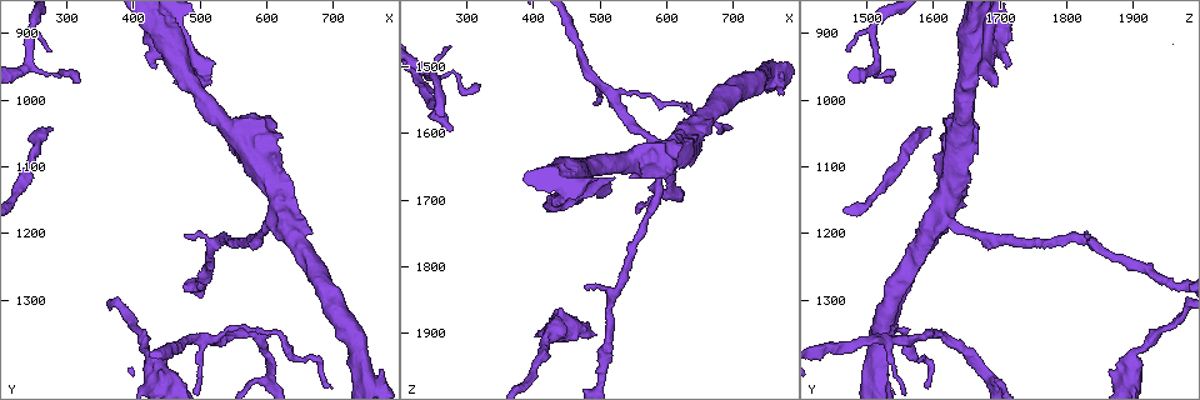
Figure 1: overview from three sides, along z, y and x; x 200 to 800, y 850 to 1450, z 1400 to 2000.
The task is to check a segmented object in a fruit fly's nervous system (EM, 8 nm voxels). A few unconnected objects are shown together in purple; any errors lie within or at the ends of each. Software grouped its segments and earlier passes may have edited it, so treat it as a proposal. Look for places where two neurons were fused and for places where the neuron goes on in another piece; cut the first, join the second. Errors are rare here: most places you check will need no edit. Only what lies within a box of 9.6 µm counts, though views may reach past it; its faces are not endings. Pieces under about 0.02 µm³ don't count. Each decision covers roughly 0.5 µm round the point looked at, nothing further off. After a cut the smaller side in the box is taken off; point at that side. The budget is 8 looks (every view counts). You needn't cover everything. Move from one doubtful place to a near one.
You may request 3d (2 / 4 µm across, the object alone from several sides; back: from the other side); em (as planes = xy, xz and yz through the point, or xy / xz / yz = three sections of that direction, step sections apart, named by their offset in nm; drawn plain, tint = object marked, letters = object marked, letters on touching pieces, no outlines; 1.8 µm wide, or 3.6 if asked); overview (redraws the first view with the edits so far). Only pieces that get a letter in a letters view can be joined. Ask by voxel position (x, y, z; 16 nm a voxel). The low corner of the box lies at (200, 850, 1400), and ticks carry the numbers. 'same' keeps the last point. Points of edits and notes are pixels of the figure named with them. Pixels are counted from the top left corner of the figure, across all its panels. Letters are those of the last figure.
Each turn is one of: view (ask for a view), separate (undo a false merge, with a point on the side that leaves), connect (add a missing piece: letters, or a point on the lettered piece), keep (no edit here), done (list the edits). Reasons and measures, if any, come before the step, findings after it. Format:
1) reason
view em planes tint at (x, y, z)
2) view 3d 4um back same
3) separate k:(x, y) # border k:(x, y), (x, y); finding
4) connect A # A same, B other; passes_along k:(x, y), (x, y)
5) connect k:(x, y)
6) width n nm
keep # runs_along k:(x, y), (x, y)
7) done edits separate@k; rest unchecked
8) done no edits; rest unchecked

a fork
view em 3.6um planes letters at (515, 1360, 1545)

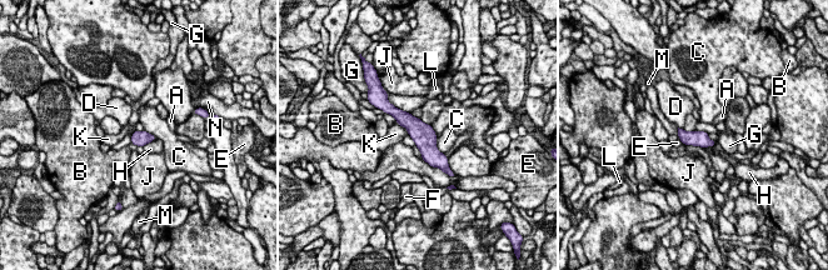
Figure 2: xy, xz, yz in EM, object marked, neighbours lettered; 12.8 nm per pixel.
keep # A other, B other, C other, D other, E other, F other, G other, H other, J other, K other, L other, M other, N other; runs_along 2:(394, 111), (424, 139), (440, 165); one neuron here

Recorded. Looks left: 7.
long arm stops here
view 3d 2um at (280, 1040, 1595)

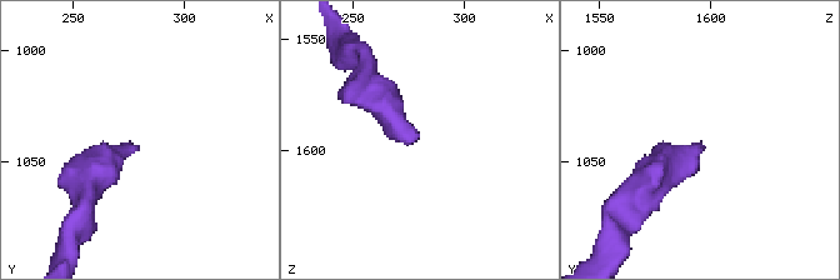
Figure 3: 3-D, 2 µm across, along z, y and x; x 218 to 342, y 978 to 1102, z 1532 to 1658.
view em planes letters at (279, 1043, 1593)

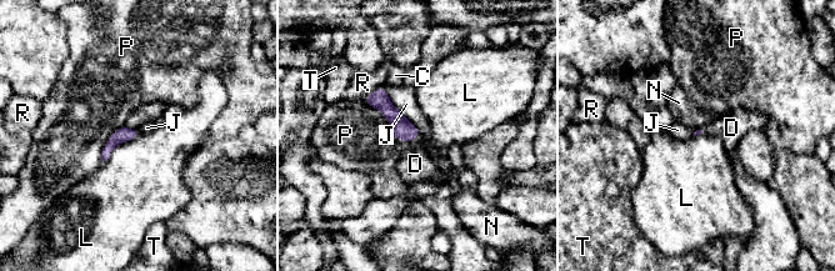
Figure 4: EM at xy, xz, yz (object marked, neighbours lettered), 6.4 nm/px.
connect D # C other, D same, J other, L other, N other, P other, R other, T other; passes_along 4:(404, 130), (411, 140), (415, 164); the neuron continues

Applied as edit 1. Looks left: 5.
looks like a crossing
view em 3.6um planes letters at (475, 925, 1670)

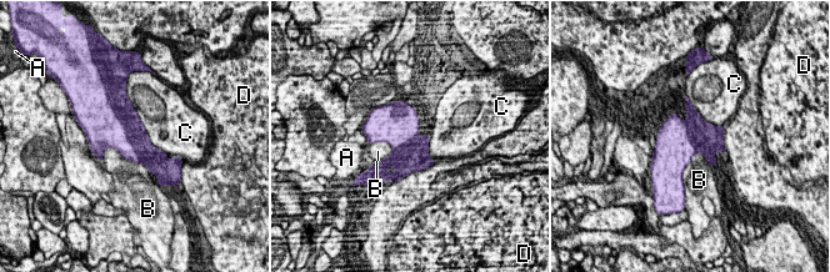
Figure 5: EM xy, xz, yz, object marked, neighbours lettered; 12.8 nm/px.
width 480 nm
keep # A other, B other, C other, D other; border 5:(103, 149), (115, 149), (149, 174); all the same neuron

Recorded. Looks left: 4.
done edits connect@4; rest unchecked

